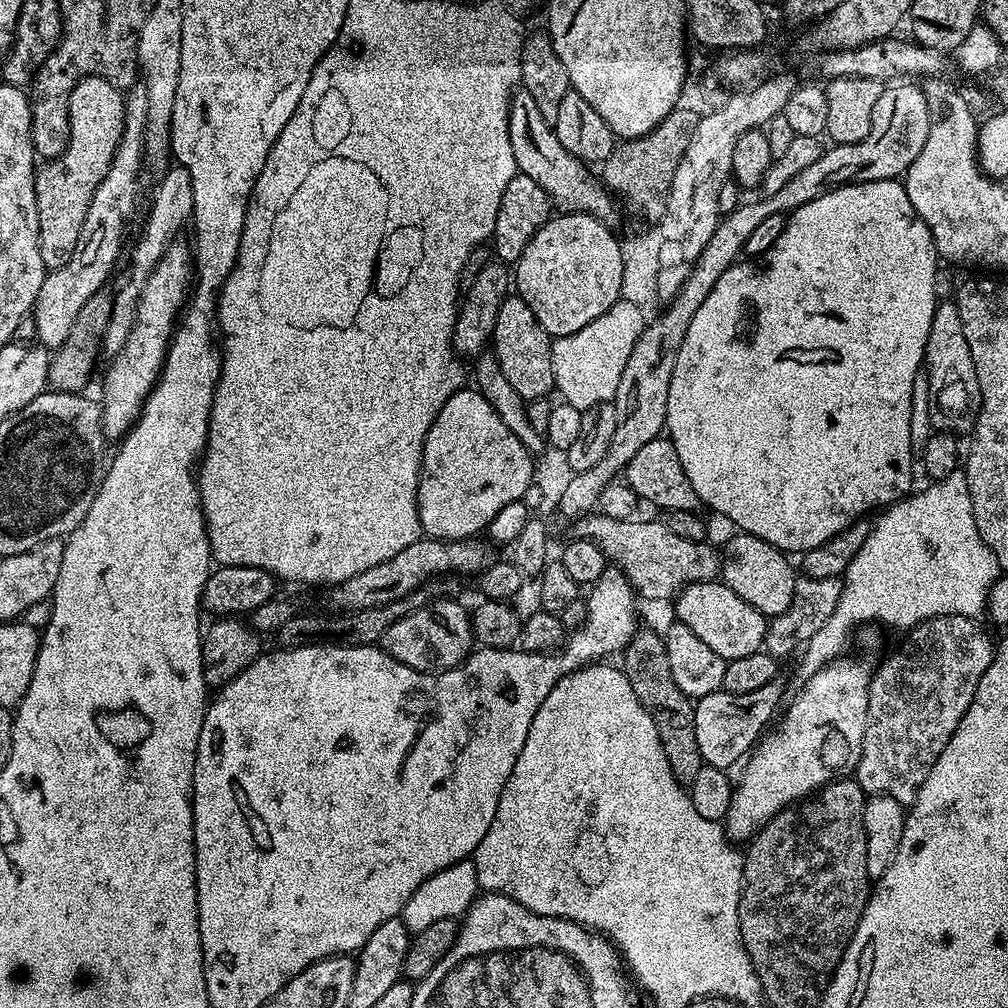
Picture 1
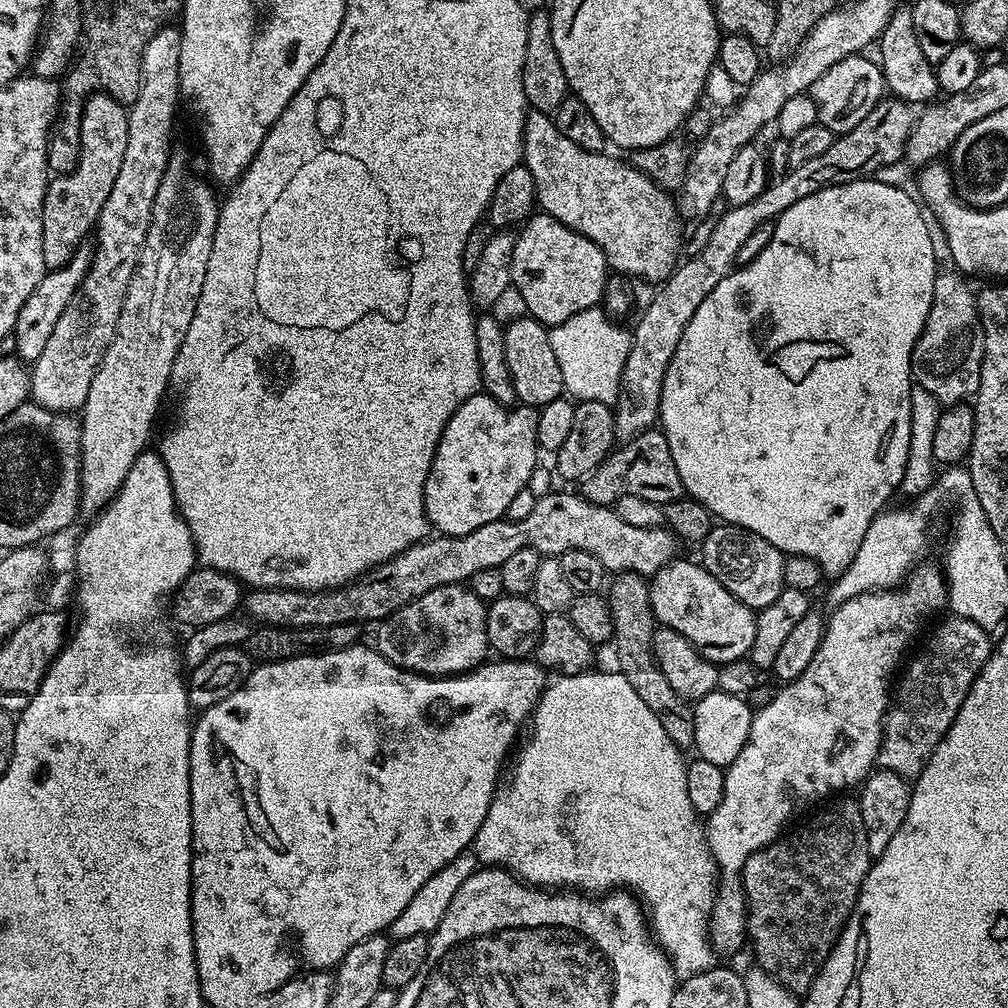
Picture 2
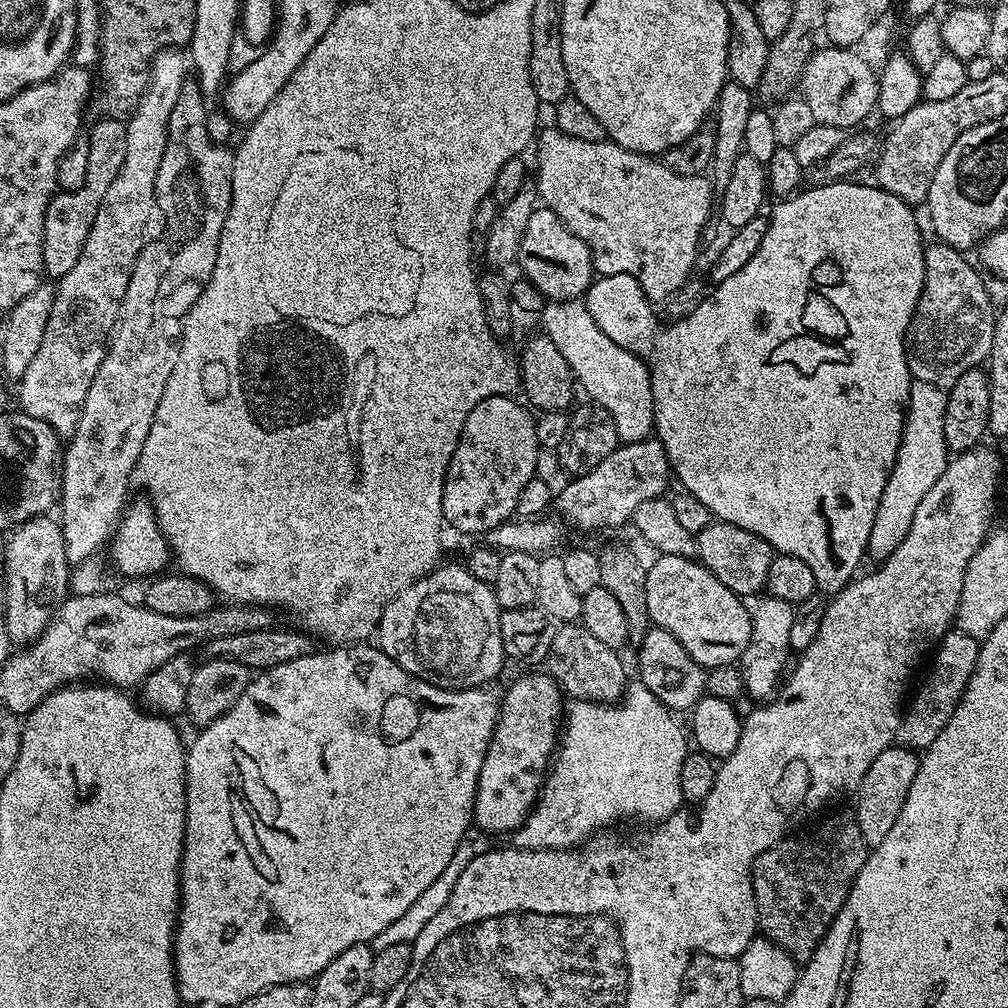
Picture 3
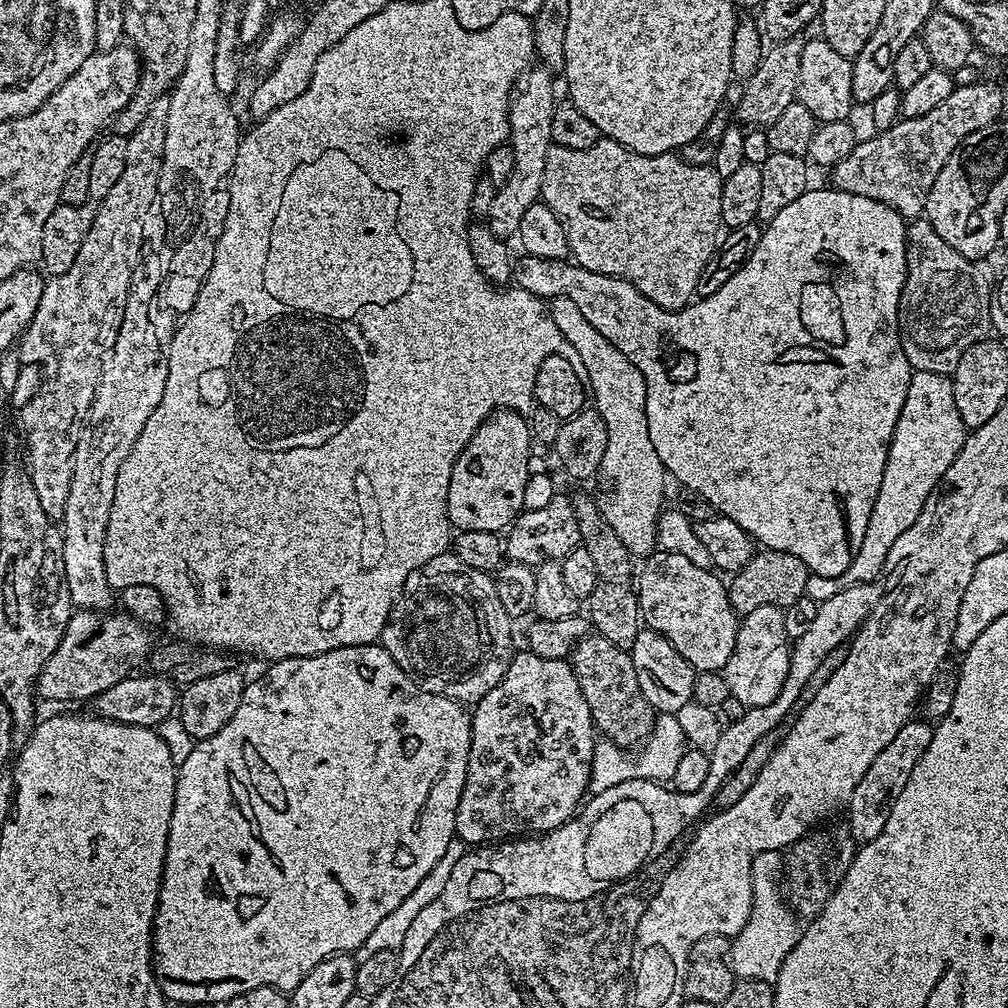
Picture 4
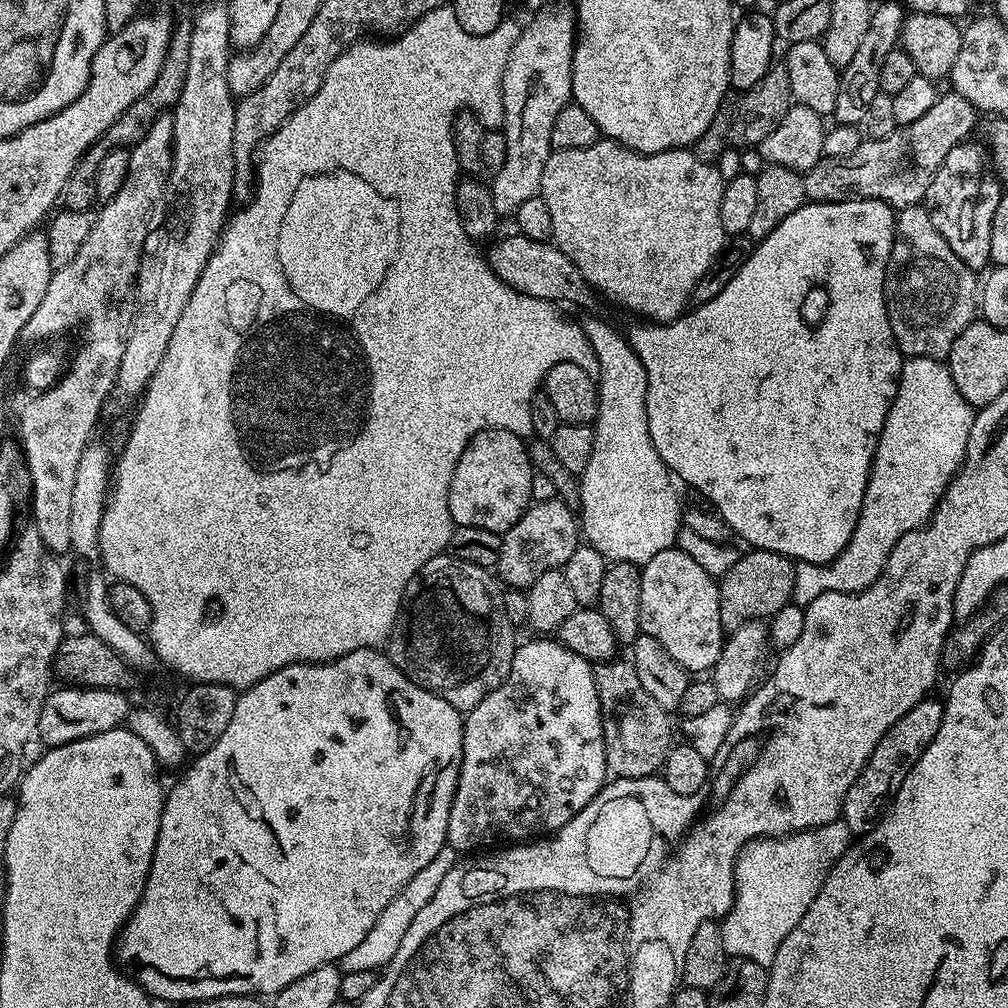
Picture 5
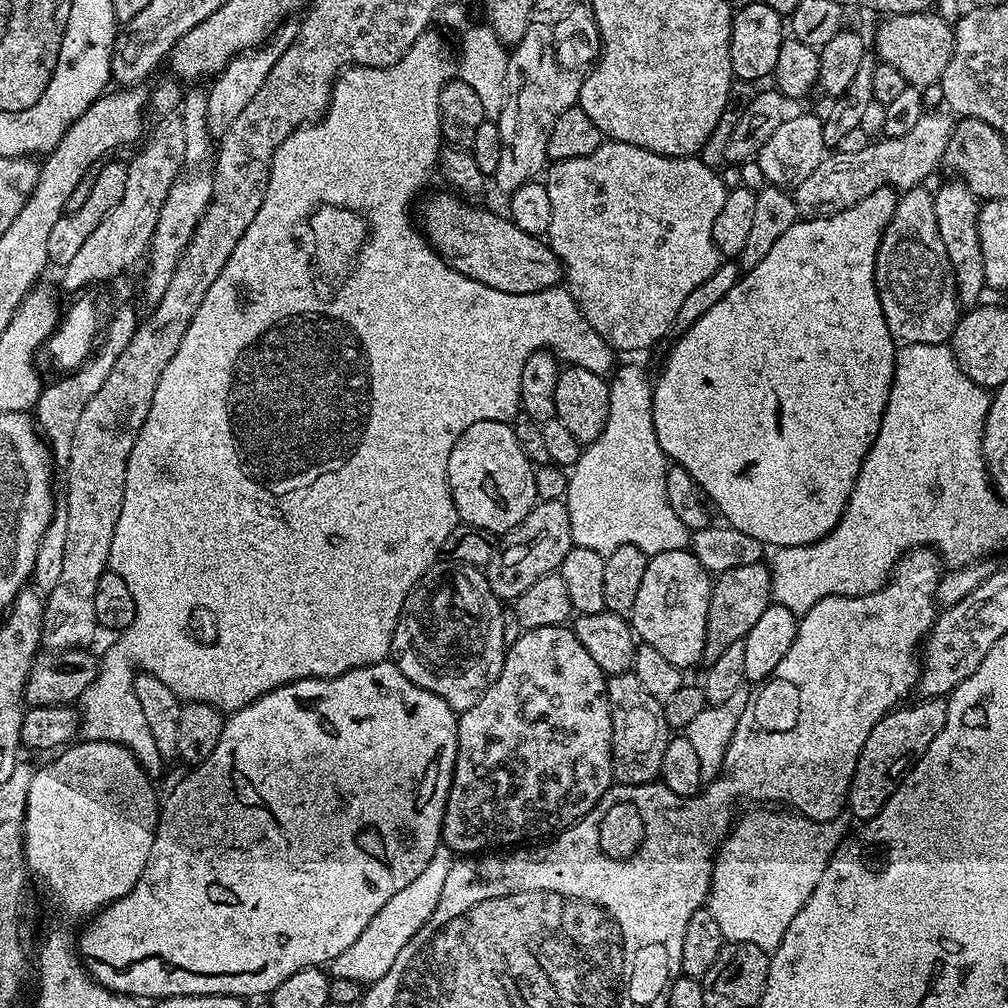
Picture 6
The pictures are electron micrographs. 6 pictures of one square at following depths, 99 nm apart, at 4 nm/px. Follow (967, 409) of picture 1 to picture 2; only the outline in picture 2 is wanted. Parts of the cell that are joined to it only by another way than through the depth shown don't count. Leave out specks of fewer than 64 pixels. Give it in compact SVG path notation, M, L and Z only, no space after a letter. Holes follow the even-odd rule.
M941 271L936 277L930 314L912 351L913 381L926 389L942 406L962 404L975 397L980 385L980 367L984 357L984 331L980 325L980 311L976 305L977 293L968 289L969 281L959 271L951 271Z

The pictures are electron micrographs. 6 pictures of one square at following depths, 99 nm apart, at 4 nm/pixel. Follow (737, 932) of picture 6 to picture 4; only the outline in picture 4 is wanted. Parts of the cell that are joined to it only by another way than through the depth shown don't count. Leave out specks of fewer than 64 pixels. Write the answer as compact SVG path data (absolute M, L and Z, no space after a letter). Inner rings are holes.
M779 851L763 852L754 858L752 867L752 909L746 926L731 937L730 962L737 977L742 980L766 980L775 982L786 954L794 950L802 928L782 891L784 856Z

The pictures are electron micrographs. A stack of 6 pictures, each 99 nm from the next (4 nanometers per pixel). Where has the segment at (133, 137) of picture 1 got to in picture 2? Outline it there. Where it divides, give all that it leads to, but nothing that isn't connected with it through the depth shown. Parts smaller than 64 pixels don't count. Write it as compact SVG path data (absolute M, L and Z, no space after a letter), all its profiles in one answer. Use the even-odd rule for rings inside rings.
M82 246L74 254L74 258L70 258L70 262L66 262L66 266L45 271L42 282L38 282L38 286L34 286L34 294L30 294L30 298L26 298L22 310L18 310L18 322L12 327L11 339L16 340L17 353L15 352L15 355L21 361L34 362L38 358L38 354L42 354L42 350L46 350L46 342L49 340L50 334L54 334L54 326L58 322L58 318L62 318L62 310L66 310L70 298L74 298L78 286L86 278L88 268L92 265L92 254L91 247Z

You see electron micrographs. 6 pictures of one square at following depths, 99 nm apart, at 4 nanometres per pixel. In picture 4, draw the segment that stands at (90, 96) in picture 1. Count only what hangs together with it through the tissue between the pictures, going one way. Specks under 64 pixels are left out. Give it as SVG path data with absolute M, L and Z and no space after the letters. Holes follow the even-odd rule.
M105 135L90 152L92 161L90 162L89 200L81 204L61 203L54 210L54 214L50 214L50 218L46 218L46 227L42 229L42 254L39 263L44 264L43 271L49 277L66 274L66 270L70 270L70 266L74 266L74 258L78 258L78 249L82 247L86 234L90 234L90 226L94 222L96 212L100 209L100 201L106 198L106 194L110 194L110 186L114 186L114 182L118 182L122 170L126 170L127 145L127 139L123 136Z

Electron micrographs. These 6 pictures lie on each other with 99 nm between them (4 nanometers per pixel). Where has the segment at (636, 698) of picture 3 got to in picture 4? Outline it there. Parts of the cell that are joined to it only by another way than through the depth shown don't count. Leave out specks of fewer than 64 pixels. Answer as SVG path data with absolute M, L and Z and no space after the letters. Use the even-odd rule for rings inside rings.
M675 714L657 715L652 732L635 754L613 744L607 738L601 739L594 750L591 791L593 793L601 792L610 786L618 786L618 782L627 780L671 781L674 769L678 767L678 761L681 760L685 747L684 731L682 726L678 726L678 718ZM636 754L637 756L632 756Z

